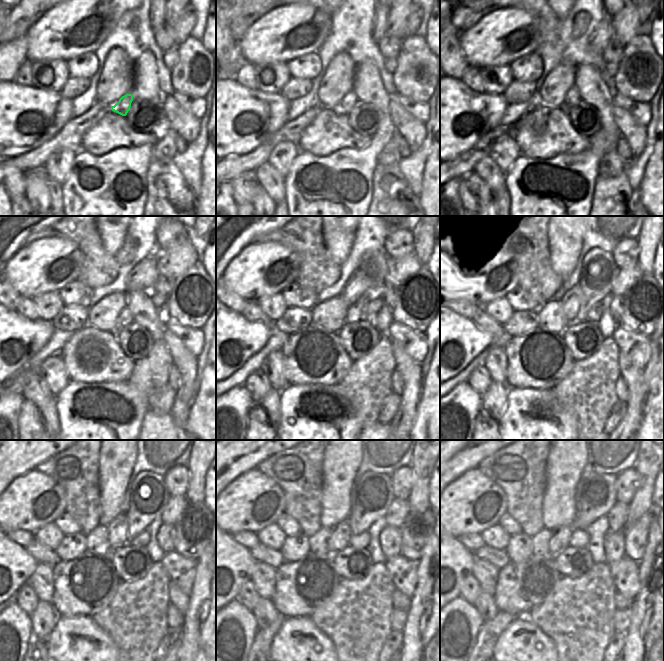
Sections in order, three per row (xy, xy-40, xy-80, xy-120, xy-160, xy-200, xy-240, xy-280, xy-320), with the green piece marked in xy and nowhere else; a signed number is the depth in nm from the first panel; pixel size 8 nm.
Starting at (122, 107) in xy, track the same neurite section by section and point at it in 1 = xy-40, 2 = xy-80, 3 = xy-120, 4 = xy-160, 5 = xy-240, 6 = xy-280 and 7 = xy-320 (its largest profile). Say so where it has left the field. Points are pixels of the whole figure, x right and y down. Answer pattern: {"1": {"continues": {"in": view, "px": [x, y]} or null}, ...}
{"1": {"continues": {"in": "xy-40", "px": [349, 100]}}, "2": {"continues": {"in": "xy-80", "px": [573, 96]}}, "3": {"continues": {"in": "xy-120", "px": [125, 318]}}, "4": {"continues": {"in": "xy-160", "px": [374, 263]}}, "5": {"continues": {"in": "xy-240", "px": [150, 494]}}, "6": {"continues": {"in": "xy-280", "px": [374, 491]}}, "7": {"continues": {"in": "xy-320", "px": [598, 492]}}}

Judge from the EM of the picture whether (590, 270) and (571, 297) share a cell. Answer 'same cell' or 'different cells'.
different cells

